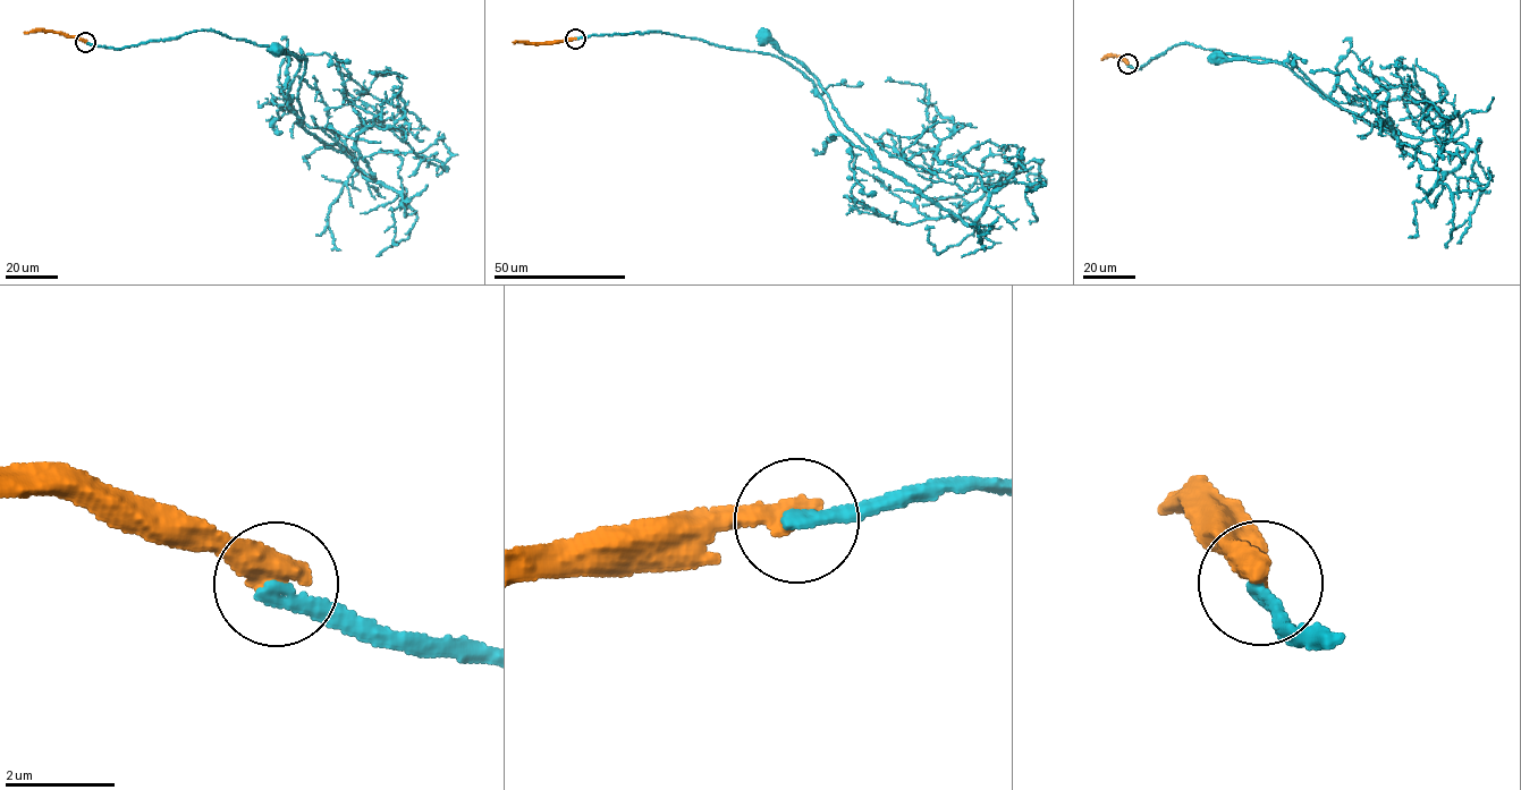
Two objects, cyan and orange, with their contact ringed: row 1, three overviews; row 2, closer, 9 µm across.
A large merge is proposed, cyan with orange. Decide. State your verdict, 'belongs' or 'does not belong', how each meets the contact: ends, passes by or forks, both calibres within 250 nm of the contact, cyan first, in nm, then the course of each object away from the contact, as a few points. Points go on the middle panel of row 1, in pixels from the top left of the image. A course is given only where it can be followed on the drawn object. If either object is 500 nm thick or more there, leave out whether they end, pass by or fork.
does not belong | 280/500 nm | cyan via (575, 39), (657, 31), (778, 57), (812, 82), (836, 130), (873, 159), (817, 78), (766, 36) | orange via (575, 39), (550, 43), (513, 41)

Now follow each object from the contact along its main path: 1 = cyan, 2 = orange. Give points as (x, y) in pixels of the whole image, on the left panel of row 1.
1: (85, 41), (123, 48), (213, 30), (295, 53), (302, 58), (287, 103), (302, 121), (306, 59), (276, 51)
2: (85, 41), (52, 32), (24, 33)

